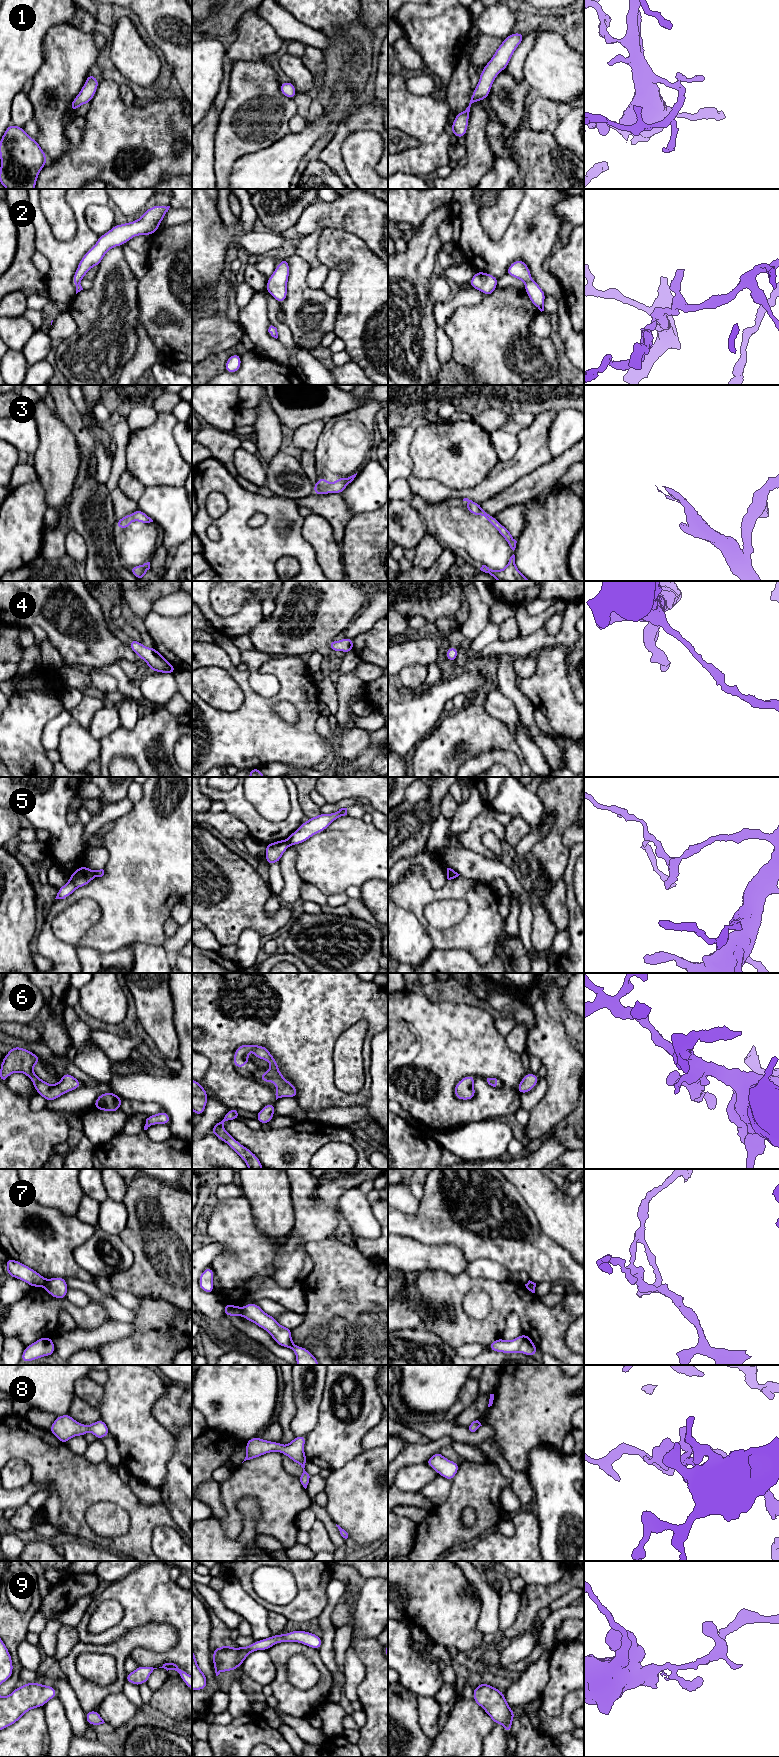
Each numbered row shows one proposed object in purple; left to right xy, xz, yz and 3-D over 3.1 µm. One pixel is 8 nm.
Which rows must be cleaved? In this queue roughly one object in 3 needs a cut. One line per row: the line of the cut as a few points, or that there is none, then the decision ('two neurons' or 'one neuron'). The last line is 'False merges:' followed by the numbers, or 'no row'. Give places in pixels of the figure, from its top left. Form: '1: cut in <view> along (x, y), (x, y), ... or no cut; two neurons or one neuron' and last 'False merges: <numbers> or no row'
1: no cut; one neuron
2: no cut; one neuron
3: no cut; one neuron
4: no cut; one neuron
5: cut in xz along (286, 839), (290, 844); two neurons
6: no cut; one neuron
7: cut in xy along (47, 1280), (43, 1286); two neurons
8: no cut; one neuron
9: no cut; one neuron
False merges: 5, 7

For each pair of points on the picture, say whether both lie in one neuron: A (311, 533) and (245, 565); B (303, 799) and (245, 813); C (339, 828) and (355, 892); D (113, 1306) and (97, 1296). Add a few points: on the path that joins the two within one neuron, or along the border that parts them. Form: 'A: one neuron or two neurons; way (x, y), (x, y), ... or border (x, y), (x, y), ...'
A: two neurons; border (303, 518), (302, 536), (313, 548), (316, 557)
B: two neurons; border (295, 787), (298, 804), (305, 815)
C: two neurons; border (359, 886), (350, 886), (345, 891)
D: one neuron; way (109, 1304), (101, 1298)

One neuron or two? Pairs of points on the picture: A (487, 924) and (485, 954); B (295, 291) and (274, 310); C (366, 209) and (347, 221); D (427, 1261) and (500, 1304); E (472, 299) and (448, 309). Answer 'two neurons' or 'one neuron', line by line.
A: one neuron
B: two neurons
C: one neuron
D: two neurons
E: one neuron

